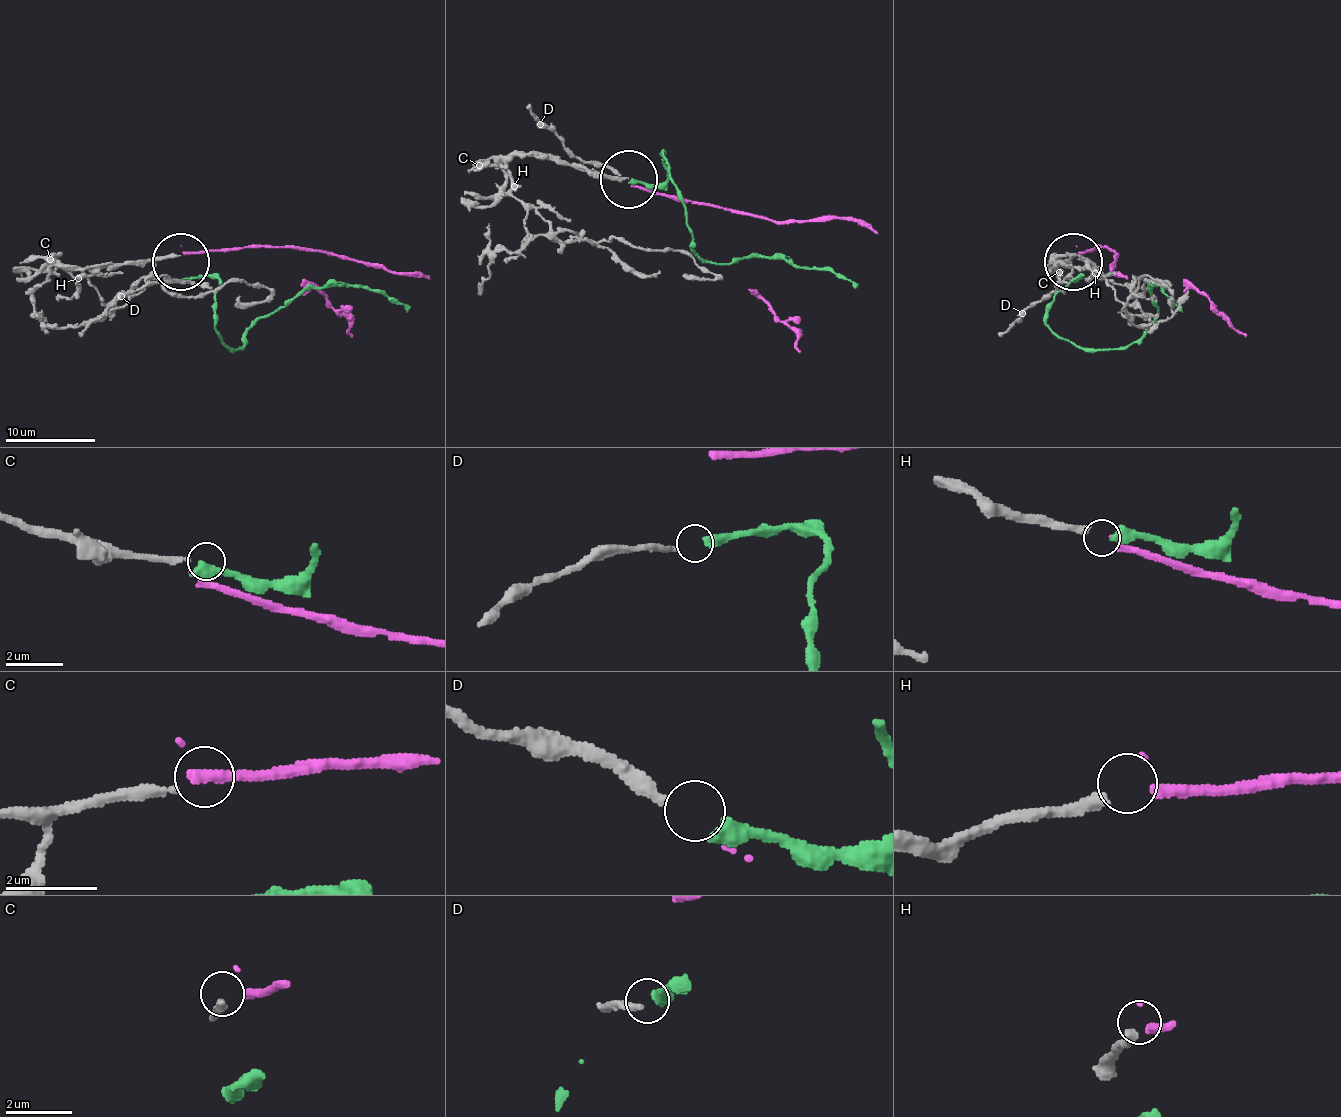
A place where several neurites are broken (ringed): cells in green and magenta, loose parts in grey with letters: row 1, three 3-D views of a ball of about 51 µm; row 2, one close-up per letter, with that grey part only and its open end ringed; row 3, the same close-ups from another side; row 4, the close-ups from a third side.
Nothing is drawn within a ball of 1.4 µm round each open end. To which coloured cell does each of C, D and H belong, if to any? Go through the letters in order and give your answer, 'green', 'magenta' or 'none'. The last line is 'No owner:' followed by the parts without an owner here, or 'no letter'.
C: none
D: green
H: magenta
No owner: C

